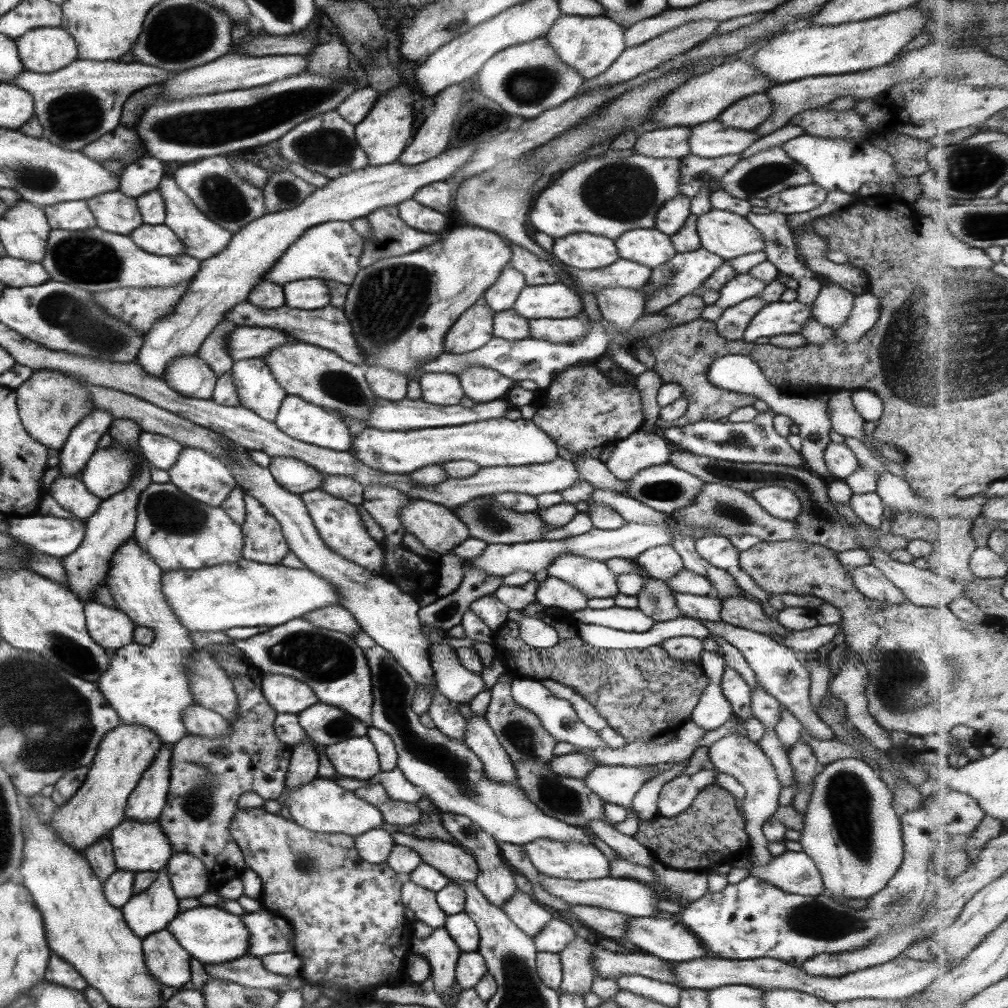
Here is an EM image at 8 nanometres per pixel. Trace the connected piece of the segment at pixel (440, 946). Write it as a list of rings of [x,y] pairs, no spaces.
[[[445,927],[434,929],[432,934],[424,939],[413,938],[411,952],[426,956],[431,967],[436,994],[439,994],[443,1002],[452,1002],[456,996],[456,993],[452,991],[456,960],[461,950]]]

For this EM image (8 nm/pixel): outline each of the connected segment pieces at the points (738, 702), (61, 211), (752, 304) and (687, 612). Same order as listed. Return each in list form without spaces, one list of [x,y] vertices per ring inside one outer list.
[[[728,665],[724,667],[721,688],[722,693],[730,702],[733,715],[740,718],[741,721],[751,718],[751,689],[742,676]]]
[[[86,201],[60,202],[43,208],[51,229],[80,232],[96,228],[97,221]]]
[[[755,296],[729,306],[716,322],[717,334],[725,340],[742,340],[748,323],[764,308],[764,301]]]
[[[674,593],[674,600],[684,617],[700,618],[700,620],[708,620],[708,622],[721,620],[722,599],[718,596]]]

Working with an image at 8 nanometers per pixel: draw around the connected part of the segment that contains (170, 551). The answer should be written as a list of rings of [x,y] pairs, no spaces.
[[[152,483],[140,494],[133,536],[164,573],[200,570],[244,559],[242,525],[236,524],[223,508],[205,505],[171,483]]]

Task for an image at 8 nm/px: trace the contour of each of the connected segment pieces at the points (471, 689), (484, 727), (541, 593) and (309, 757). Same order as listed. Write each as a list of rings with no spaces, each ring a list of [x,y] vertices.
[[[421,624],[421,629],[428,637],[428,658],[432,661],[437,690],[458,706],[469,704],[485,690],[483,679],[460,664],[456,648],[447,644],[446,631],[426,624]]]
[[[472,716],[467,720],[465,744],[480,758],[486,775],[494,782],[518,783],[517,772],[506,750],[498,741],[496,733],[483,716]]]
[[[549,575],[538,583],[535,601],[544,607],[557,606],[566,614],[584,610],[588,606],[588,598],[572,584]]]
[[[314,742],[295,745],[291,748],[291,762],[286,774],[286,791],[304,787],[316,779],[320,760]]]

